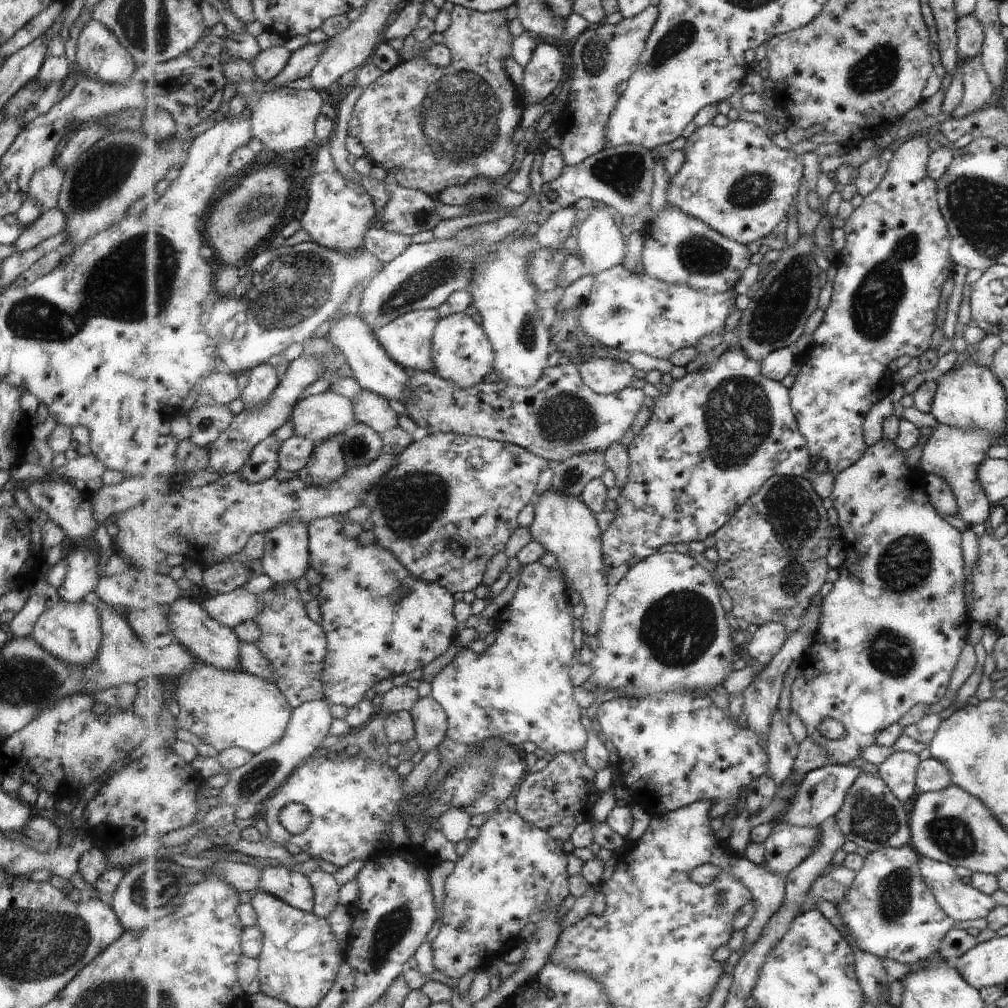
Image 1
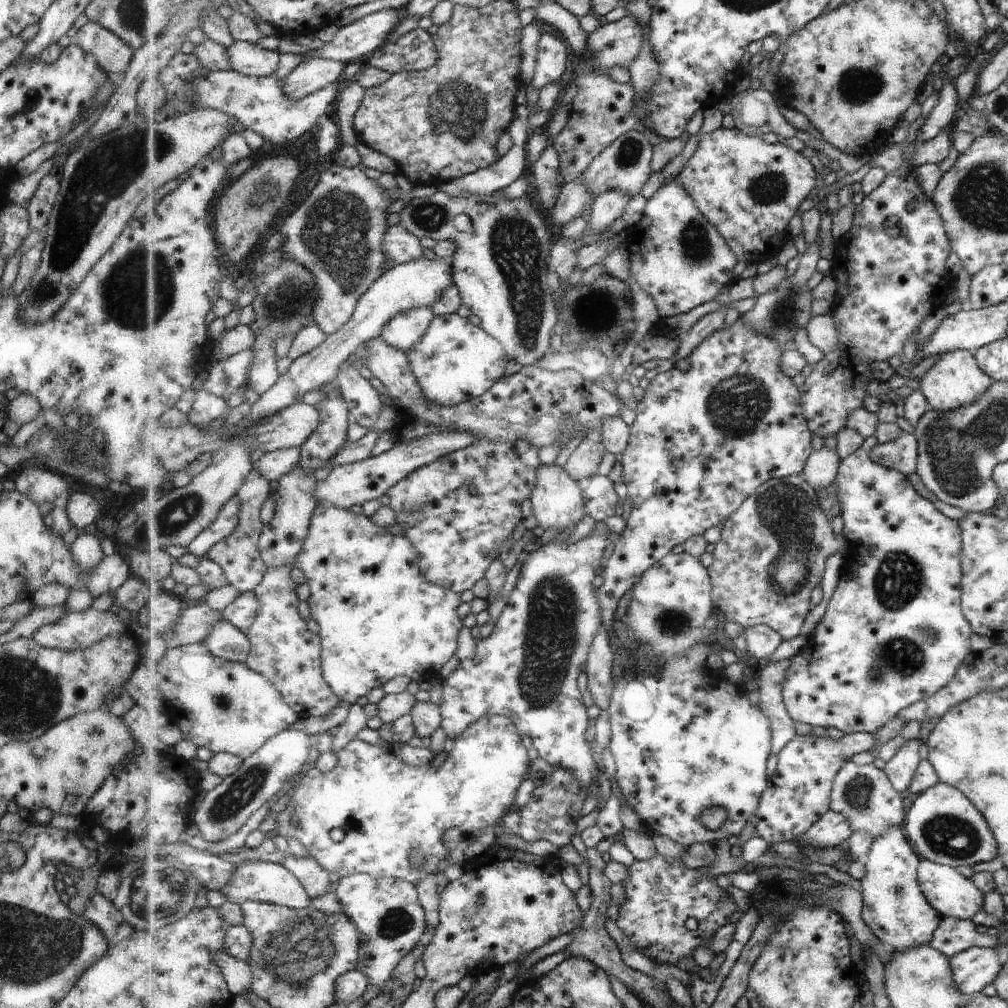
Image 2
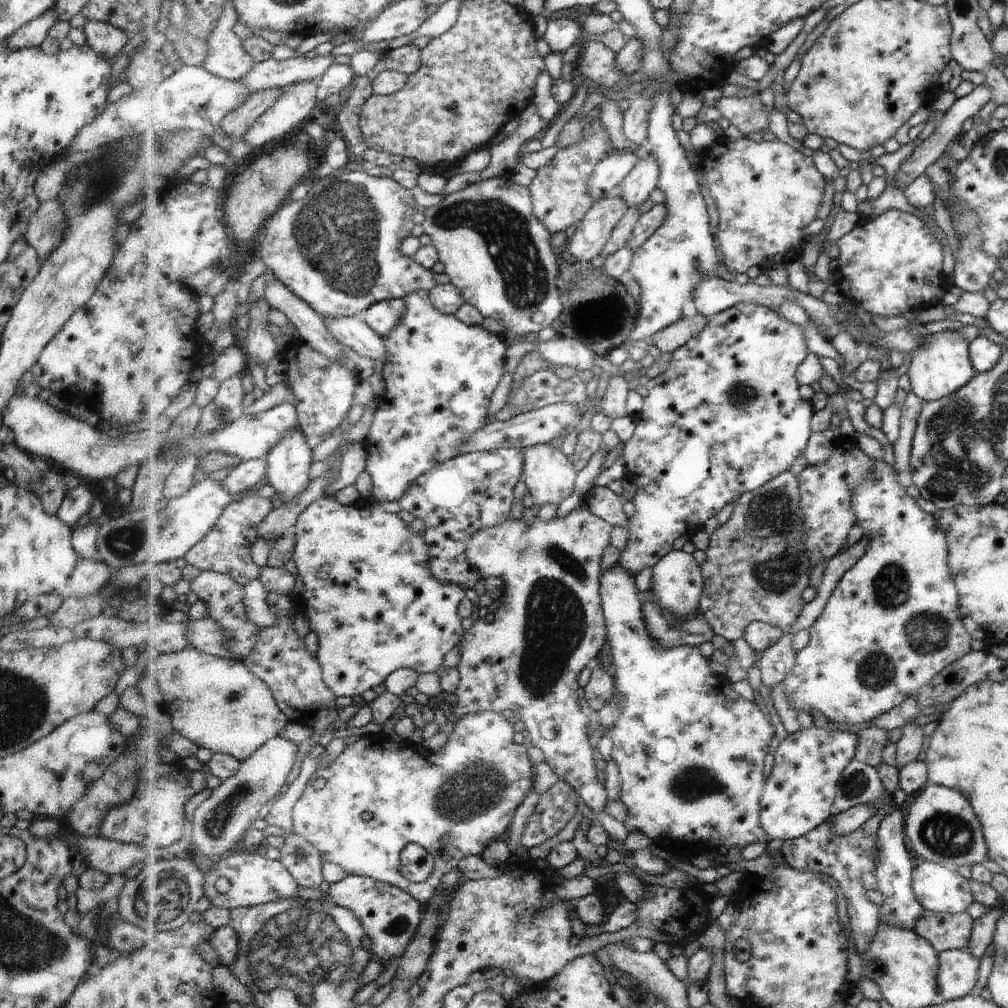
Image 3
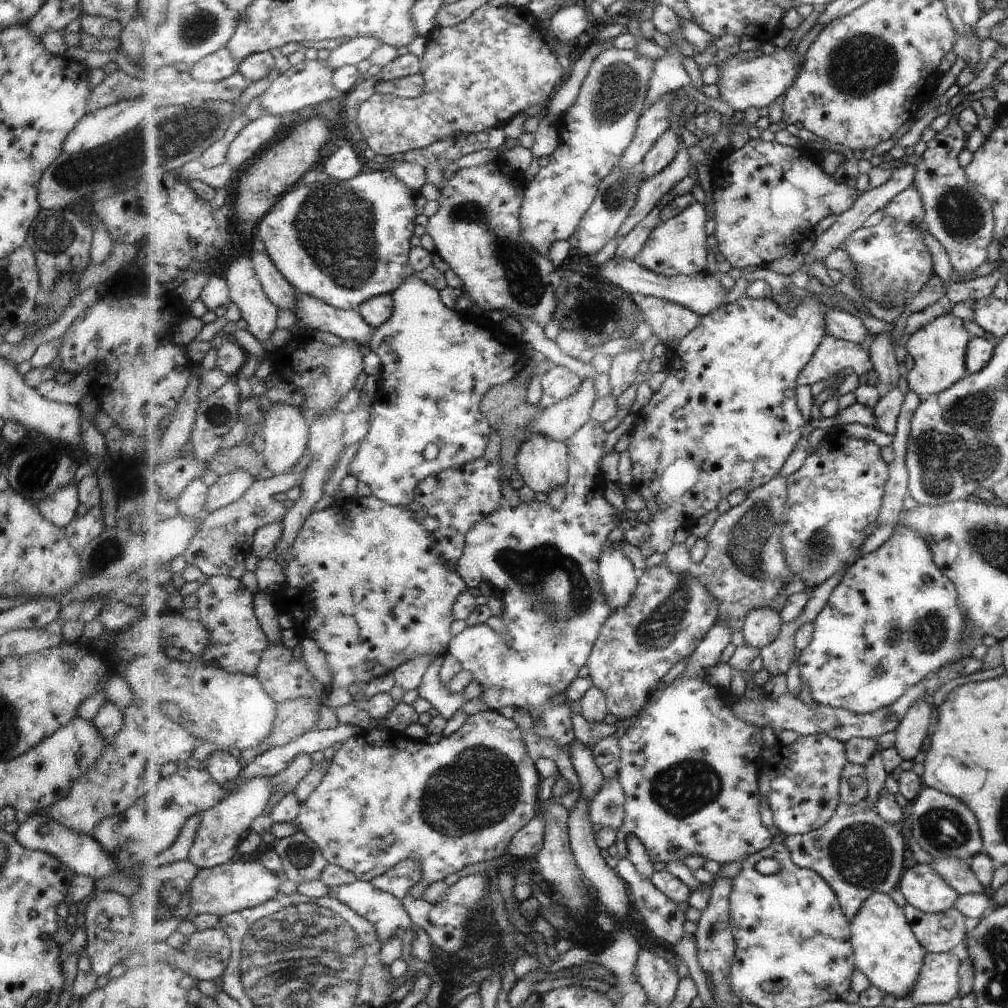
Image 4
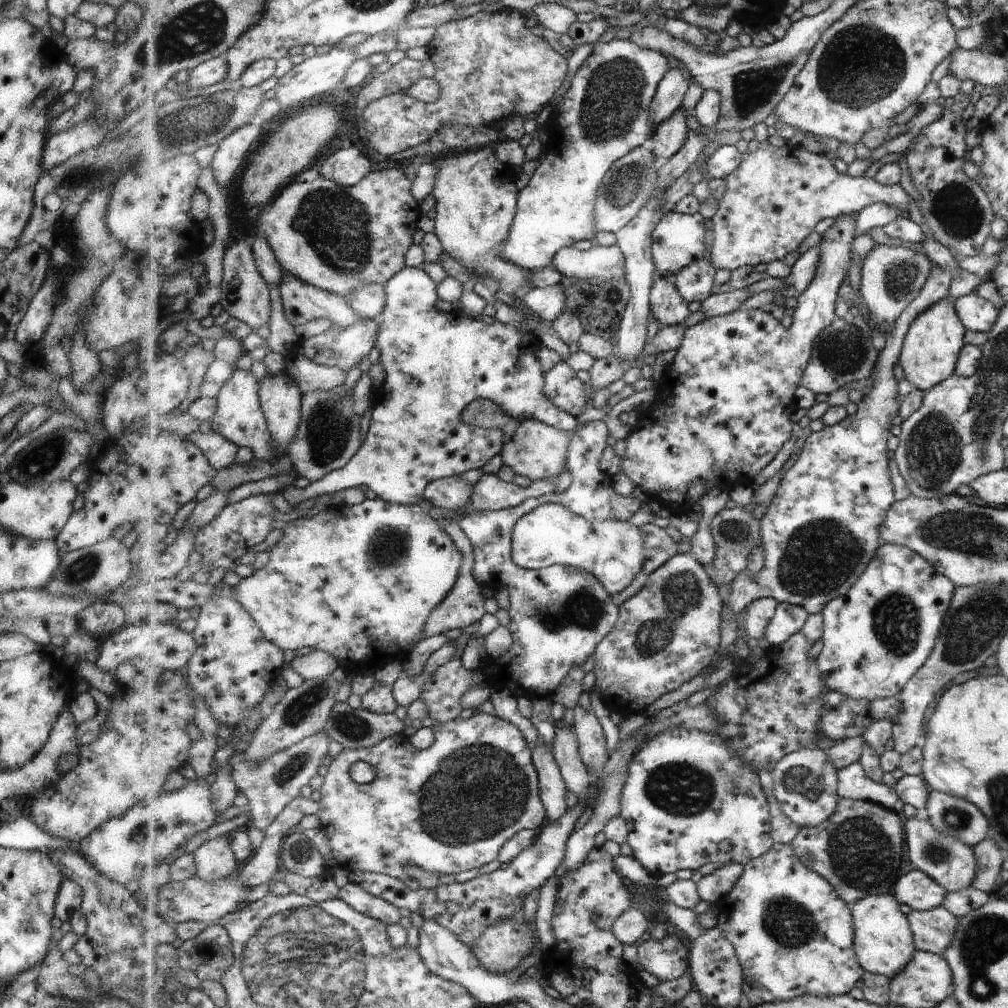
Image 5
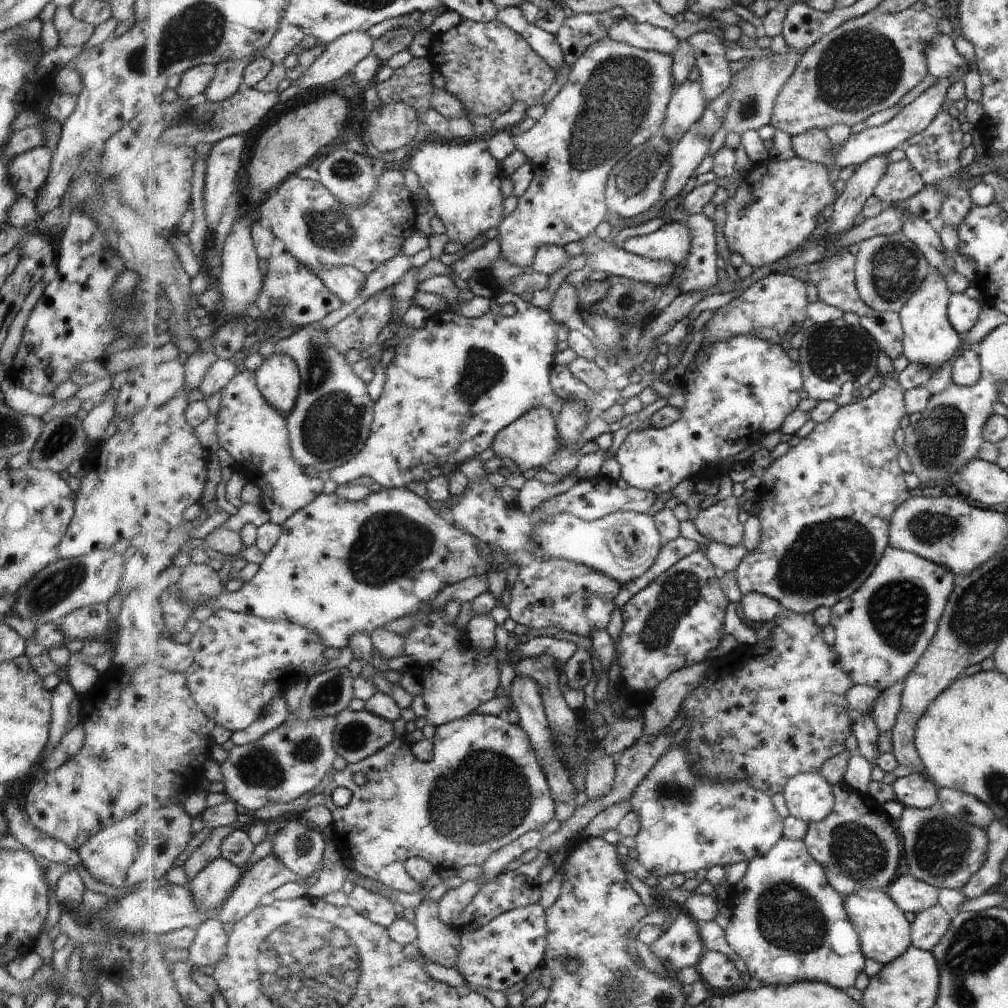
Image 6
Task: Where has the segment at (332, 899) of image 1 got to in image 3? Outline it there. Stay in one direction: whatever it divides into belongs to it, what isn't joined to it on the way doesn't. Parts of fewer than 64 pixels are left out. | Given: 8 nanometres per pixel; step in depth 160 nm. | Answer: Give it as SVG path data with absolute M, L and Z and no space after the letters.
M293 833L291 838L284 841L280 852L282 853L280 861L296 878L299 886L304 888L321 886L321 882L325 880L321 872L324 860L316 846L297 833Z

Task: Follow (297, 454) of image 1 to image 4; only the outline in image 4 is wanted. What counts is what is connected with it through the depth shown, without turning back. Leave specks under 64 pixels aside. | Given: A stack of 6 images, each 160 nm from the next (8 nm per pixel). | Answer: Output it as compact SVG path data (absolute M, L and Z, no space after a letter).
M235 470L235 472L221 476L210 488L207 510L215 513L233 502L238 502L255 484L255 474L249 470Z

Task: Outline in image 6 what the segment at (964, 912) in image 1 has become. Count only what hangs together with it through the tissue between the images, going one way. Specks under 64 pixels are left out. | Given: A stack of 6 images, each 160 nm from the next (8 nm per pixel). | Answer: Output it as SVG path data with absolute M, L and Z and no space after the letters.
M913 875L900 876L884 890L904 912L917 913L937 905L939 889Z

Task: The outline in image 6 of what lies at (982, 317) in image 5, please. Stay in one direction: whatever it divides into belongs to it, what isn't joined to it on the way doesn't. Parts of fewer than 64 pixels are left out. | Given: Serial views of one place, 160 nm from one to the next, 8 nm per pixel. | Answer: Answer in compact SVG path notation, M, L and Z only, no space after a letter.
M964 292L952 293L948 301L947 315L953 330L963 336L975 324L981 307L975 299L970 299Z

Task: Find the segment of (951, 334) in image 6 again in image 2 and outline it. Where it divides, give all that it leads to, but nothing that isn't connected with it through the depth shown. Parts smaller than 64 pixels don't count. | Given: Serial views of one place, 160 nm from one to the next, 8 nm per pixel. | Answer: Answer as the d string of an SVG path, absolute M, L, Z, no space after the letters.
M965 349L941 353L936 363L919 379L919 390L925 395L932 408L938 411L953 410L969 404L983 394L993 381L980 369L975 356Z

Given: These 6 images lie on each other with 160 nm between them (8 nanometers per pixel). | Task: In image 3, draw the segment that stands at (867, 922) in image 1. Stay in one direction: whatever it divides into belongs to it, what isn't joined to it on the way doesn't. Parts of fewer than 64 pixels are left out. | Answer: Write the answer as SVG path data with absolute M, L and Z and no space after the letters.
M895 806L893 810L884 814L884 818L880 822L877 832L880 836L880 843L884 846L884 857L877 867L875 876L878 880L877 891L884 897L882 904L879 905L879 925L905 927L914 930L919 918L927 910L917 900L916 894L913 892L912 874L918 860L907 841L905 813L902 807Z

